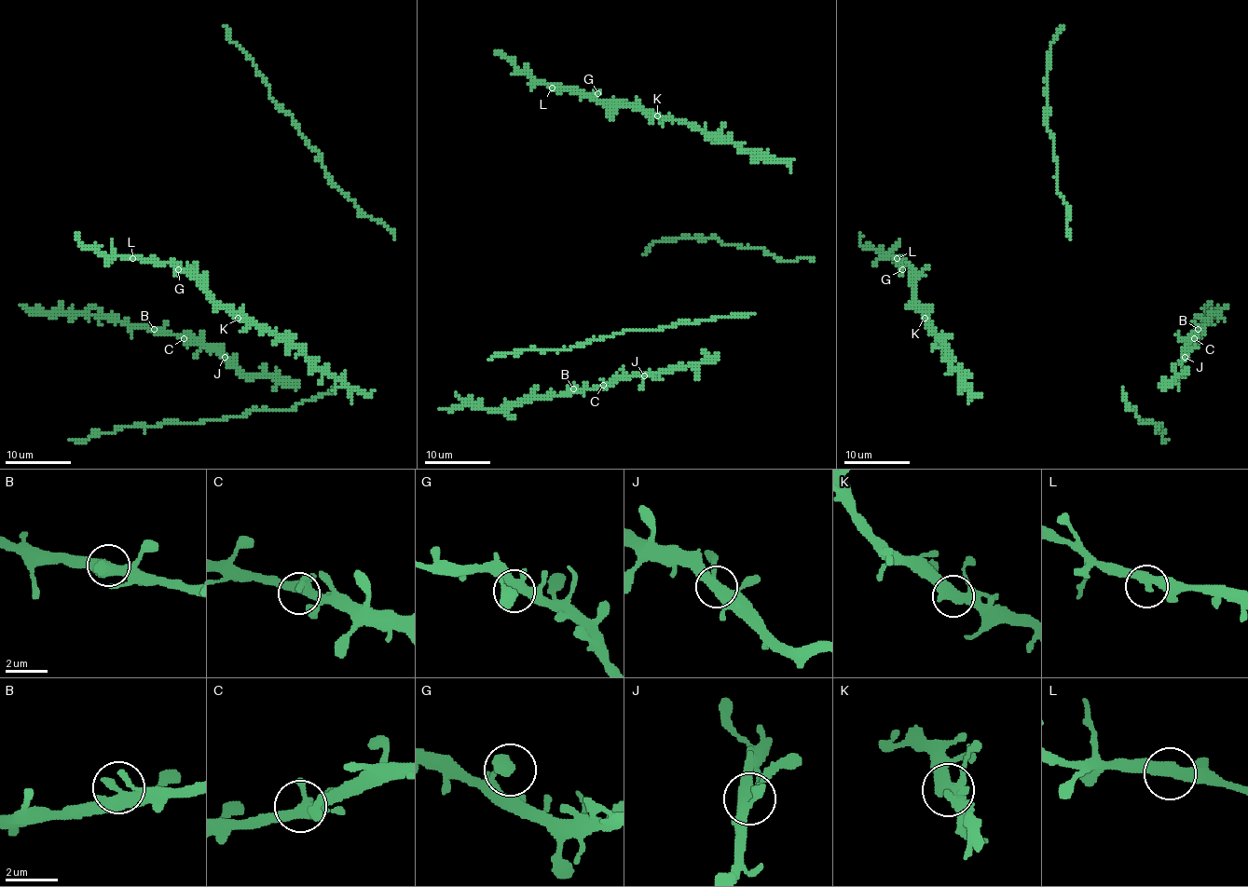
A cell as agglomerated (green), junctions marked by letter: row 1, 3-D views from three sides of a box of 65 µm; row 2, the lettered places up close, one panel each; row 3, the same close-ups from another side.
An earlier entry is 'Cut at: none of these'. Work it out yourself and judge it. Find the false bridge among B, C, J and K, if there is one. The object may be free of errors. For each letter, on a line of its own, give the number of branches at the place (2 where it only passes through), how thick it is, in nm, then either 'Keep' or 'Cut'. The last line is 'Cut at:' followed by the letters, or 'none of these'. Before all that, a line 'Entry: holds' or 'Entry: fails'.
Entry: holds
B: Branches: 2. Thickness 440 nm. Keep
C: Branches: 3. Thickness 360 nm. Keep
J: Branches: 3. Thickness 360 nm. Keep
K: Branches: 2. Thickness 460 nm. Keep
Cut at: none of these

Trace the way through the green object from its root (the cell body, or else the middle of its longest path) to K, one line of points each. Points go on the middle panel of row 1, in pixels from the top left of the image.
K: (750, 163), (754, 156), (748, 152), (739, 150), (733, 143), (681, 120), (665, 120), (657, 115)

